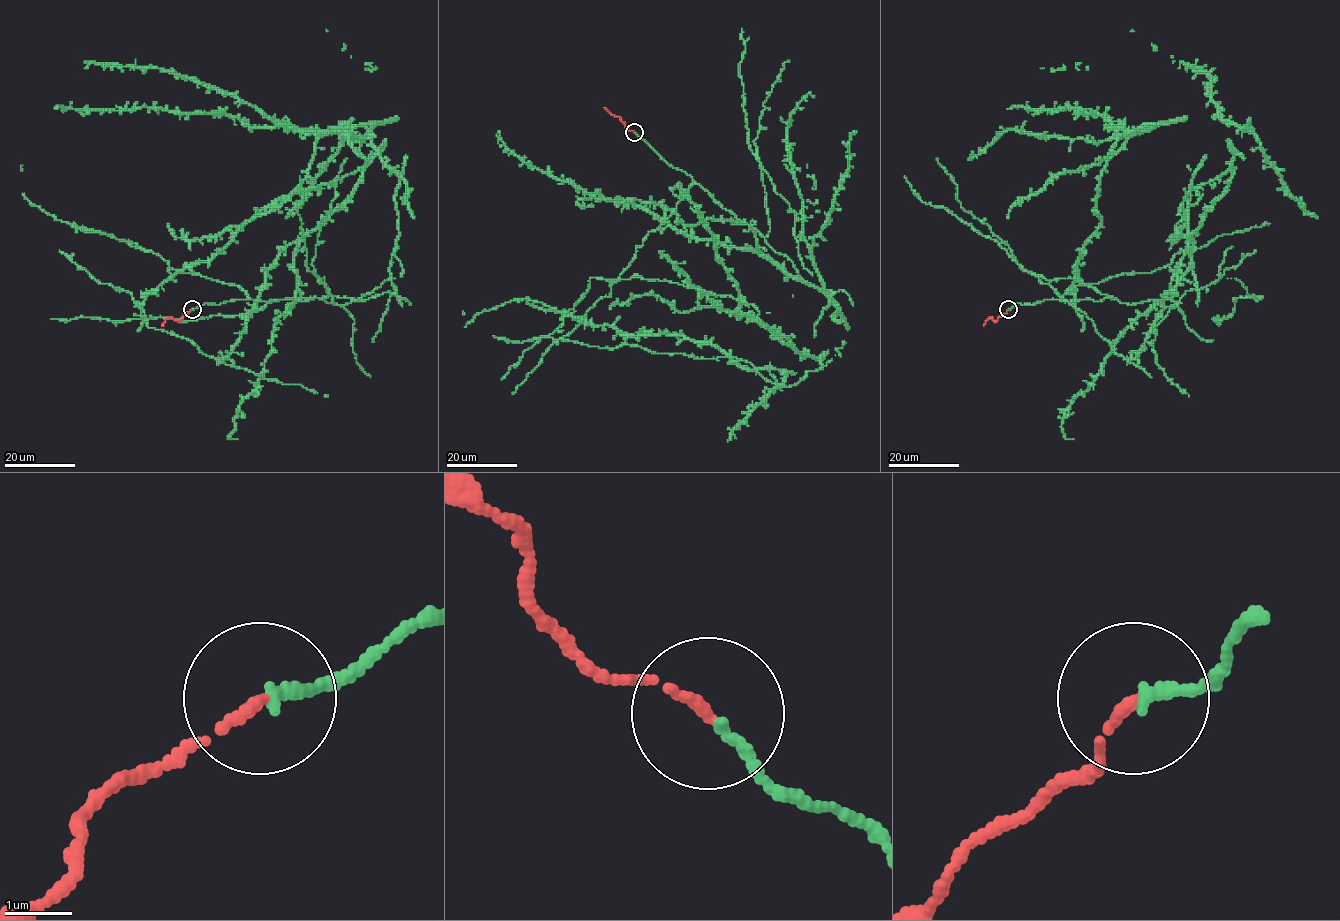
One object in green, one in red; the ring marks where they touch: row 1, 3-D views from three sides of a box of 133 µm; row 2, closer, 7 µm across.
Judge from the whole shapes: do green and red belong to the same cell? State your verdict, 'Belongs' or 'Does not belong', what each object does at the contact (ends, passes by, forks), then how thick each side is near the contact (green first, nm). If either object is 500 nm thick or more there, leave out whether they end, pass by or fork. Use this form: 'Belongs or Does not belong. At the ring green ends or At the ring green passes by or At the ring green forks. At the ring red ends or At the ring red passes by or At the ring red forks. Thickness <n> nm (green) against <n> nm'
Belongs. At the ring green ends. At the ring red ends. Thickness 170 nm (green) against 150 nm

